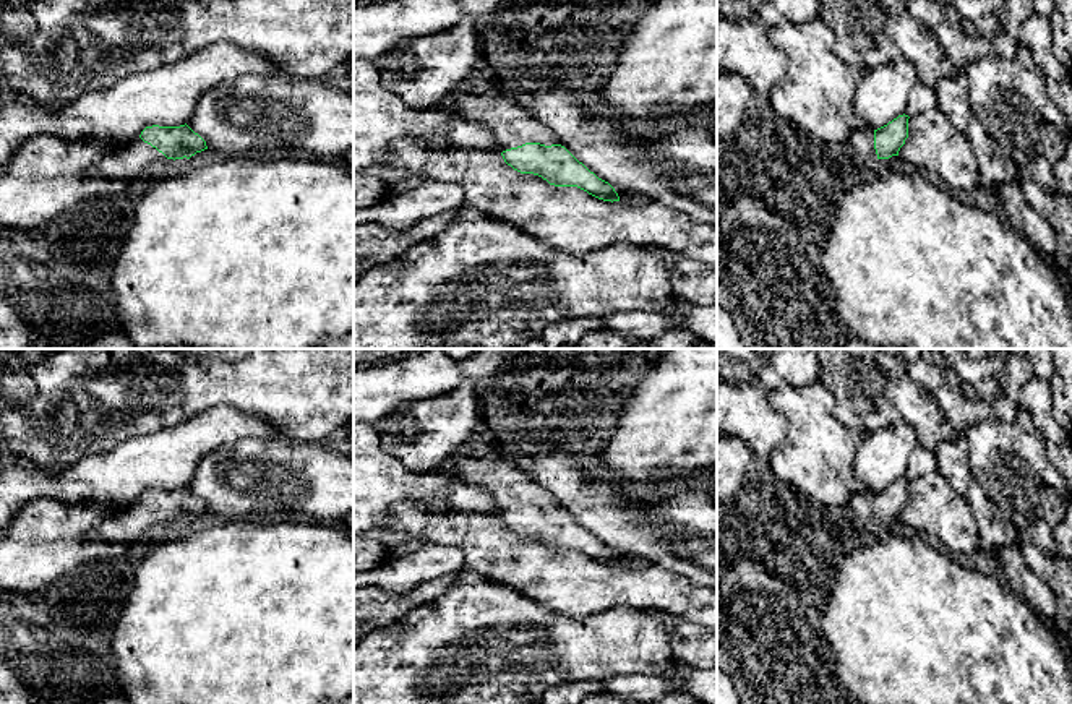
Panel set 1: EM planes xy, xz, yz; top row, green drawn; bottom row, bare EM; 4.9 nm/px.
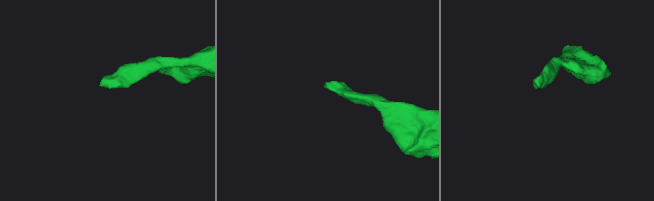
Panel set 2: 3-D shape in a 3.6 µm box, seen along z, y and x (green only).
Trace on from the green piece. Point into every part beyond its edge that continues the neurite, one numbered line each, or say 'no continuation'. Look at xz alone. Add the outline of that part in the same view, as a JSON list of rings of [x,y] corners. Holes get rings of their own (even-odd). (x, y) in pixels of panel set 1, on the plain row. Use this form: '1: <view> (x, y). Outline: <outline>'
1: xz (511, 489). Outline: [[[454,454],[435,472],[487,490],[495,500],[498,516],[525,506],[553,508],[553,496],[504,459],[462,457]]]

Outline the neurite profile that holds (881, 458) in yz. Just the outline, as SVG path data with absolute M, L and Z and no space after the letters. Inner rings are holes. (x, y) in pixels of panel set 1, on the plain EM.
M903 422L864 435L858 440L853 459L856 477L871 493L887 488L905 477L916 444L915 430Z

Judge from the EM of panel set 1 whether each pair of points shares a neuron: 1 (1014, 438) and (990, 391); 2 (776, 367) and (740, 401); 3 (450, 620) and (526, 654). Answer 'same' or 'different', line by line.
1: different
2: same
3: same

